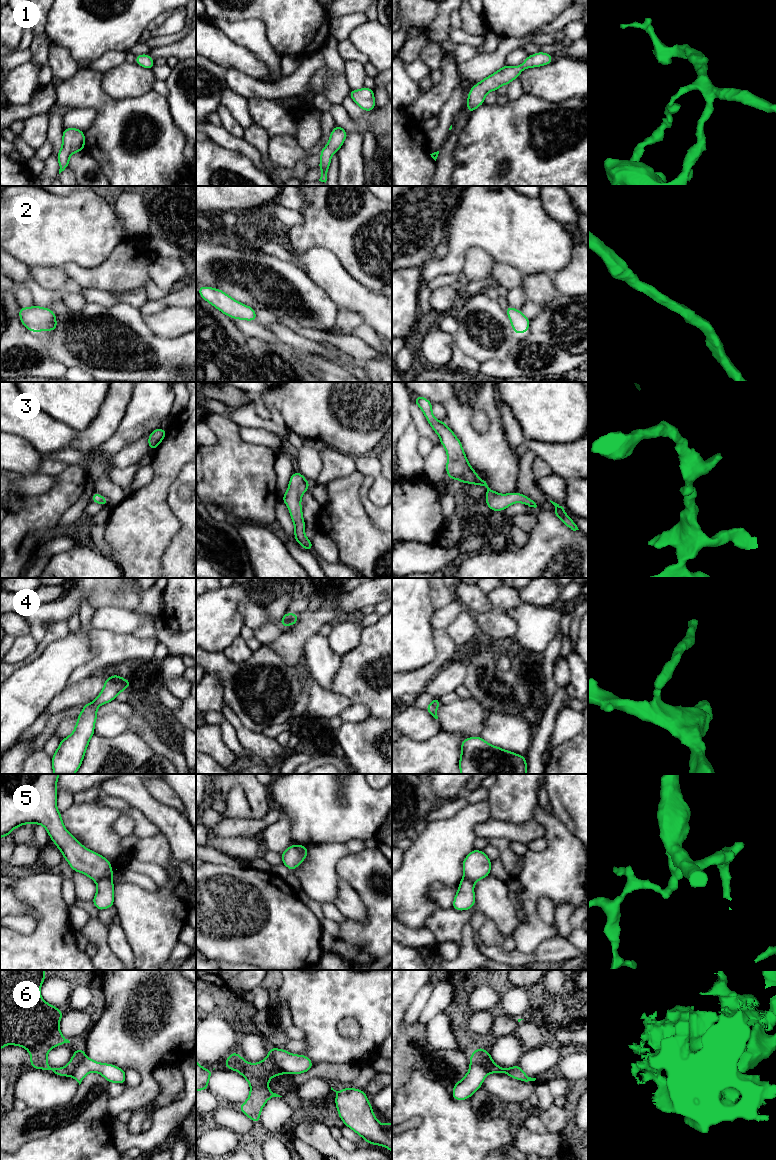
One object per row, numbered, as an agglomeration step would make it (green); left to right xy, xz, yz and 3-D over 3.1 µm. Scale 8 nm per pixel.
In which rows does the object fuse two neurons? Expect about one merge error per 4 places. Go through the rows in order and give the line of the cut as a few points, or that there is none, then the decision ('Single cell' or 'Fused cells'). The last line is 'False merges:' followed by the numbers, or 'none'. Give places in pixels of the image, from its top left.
1: No split. Single cell
2: No split. Single cell
3: No split. Single cell
4: No split. Single cell
5: Split along xy (111, 877), (103, 877), (96, 882). Fused cells
6: Split along yz (470, 1062), (481, 1062), (490, 1072). Fused cells
False merges: 5, 6

